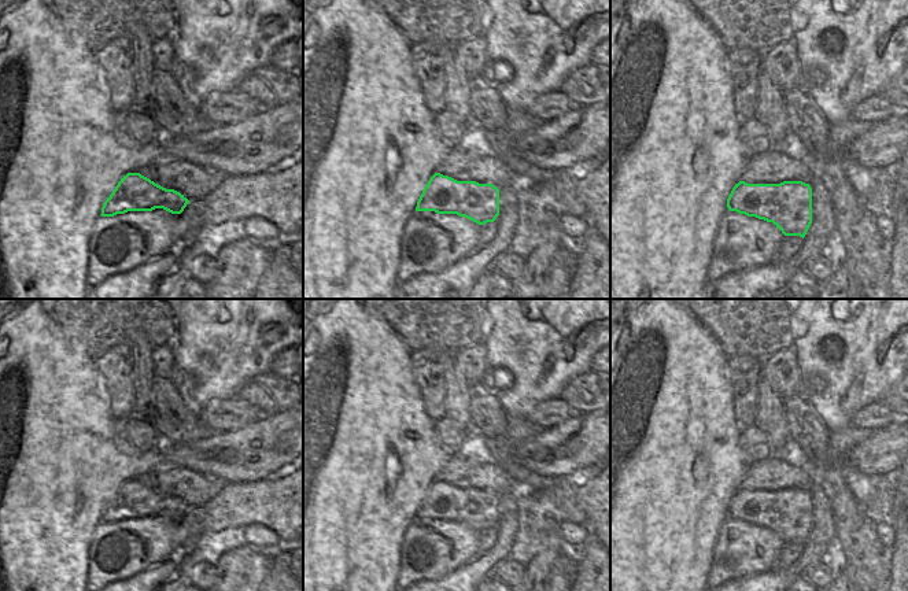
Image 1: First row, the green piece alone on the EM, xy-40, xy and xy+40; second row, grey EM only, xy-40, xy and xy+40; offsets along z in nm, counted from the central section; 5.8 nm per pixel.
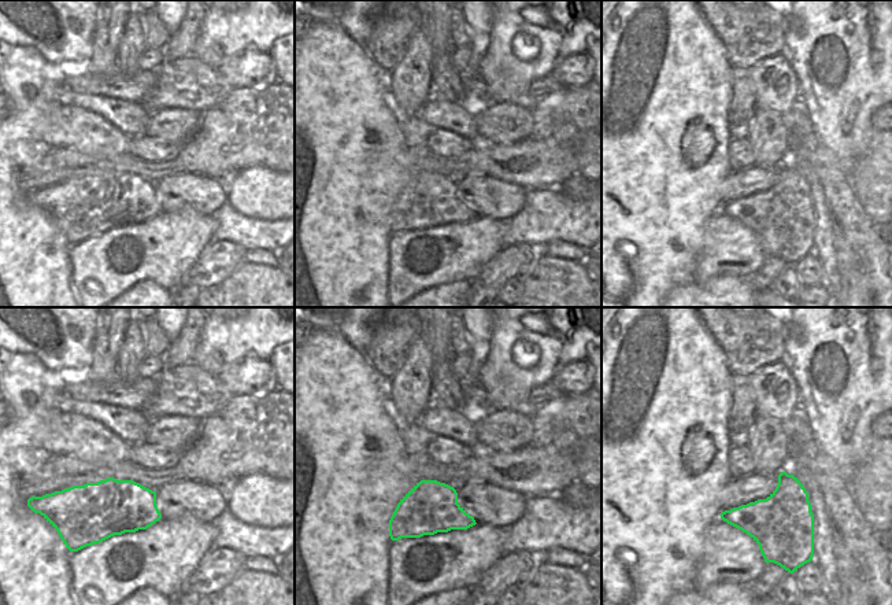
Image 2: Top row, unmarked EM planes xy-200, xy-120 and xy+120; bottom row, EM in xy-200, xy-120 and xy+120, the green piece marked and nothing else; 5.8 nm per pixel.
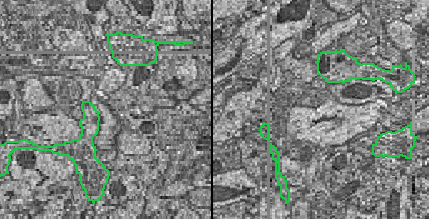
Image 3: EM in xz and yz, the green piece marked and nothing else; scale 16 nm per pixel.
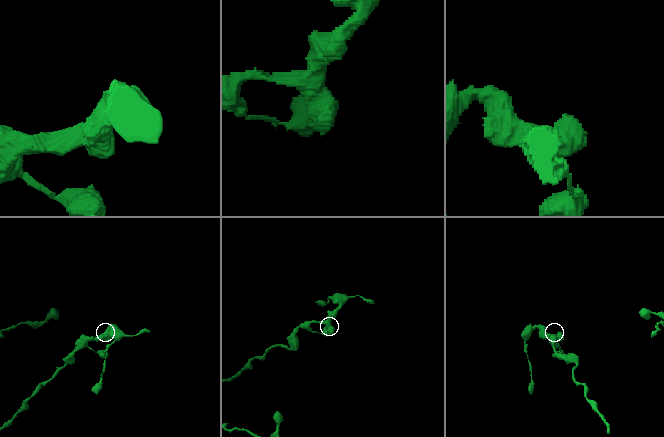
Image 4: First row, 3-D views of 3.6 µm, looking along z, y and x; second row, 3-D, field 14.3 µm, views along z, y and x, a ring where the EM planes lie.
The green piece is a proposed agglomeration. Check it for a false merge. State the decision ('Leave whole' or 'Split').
Leave whole.

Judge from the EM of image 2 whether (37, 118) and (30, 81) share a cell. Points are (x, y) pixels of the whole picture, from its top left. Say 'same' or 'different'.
same

